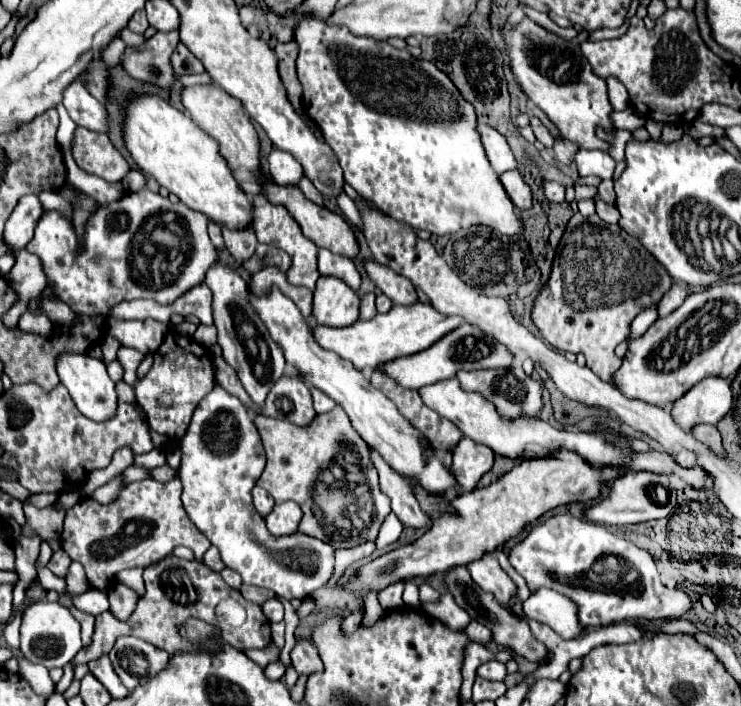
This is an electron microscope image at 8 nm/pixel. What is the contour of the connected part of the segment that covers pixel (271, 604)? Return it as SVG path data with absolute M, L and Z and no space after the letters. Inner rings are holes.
M269 600L263 604L263 614L269 622L281 622L283 620L283 604L279 600Z

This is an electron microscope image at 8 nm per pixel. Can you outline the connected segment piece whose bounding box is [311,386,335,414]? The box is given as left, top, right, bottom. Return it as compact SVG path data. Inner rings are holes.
M311 388L311 394L313 394L313 406L315 406L315 412L317 414L323 414L323 412L329 412L333 406L335 406L335 402L331 400L331 398L327 398L327 394L323 394L323 392L319 392L319 388Z

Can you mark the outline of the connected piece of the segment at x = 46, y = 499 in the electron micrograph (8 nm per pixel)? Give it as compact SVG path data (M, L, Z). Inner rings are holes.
M39 493L29 497L27 502L31 502L37 508L45 508L54 504L59 496L59 493Z

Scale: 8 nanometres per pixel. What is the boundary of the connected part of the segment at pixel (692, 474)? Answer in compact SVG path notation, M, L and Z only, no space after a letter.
M673 458L673 475L681 476L681 480L695 488L695 490L705 490L707 486L713 488L713 480L711 480L711 474L705 472L701 466L691 466L691 468L681 467Z

